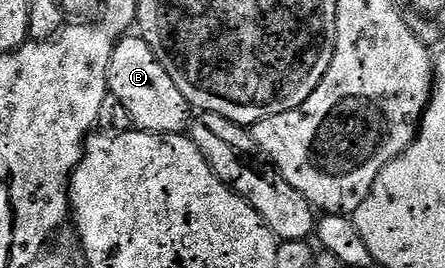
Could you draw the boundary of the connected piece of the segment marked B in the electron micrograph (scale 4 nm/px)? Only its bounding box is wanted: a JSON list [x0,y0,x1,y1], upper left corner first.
[107,34,189,134]

